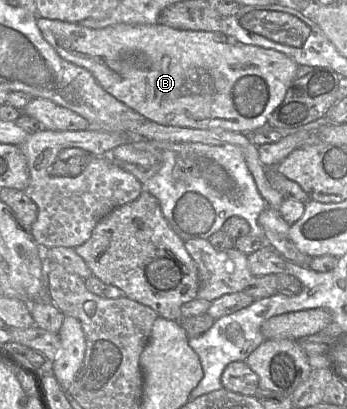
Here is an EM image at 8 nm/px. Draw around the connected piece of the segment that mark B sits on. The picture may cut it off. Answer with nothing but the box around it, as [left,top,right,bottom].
[36,17,298,134]

